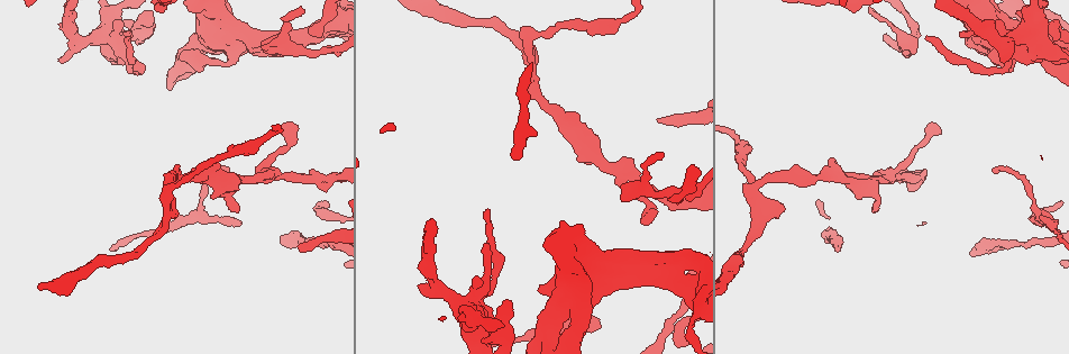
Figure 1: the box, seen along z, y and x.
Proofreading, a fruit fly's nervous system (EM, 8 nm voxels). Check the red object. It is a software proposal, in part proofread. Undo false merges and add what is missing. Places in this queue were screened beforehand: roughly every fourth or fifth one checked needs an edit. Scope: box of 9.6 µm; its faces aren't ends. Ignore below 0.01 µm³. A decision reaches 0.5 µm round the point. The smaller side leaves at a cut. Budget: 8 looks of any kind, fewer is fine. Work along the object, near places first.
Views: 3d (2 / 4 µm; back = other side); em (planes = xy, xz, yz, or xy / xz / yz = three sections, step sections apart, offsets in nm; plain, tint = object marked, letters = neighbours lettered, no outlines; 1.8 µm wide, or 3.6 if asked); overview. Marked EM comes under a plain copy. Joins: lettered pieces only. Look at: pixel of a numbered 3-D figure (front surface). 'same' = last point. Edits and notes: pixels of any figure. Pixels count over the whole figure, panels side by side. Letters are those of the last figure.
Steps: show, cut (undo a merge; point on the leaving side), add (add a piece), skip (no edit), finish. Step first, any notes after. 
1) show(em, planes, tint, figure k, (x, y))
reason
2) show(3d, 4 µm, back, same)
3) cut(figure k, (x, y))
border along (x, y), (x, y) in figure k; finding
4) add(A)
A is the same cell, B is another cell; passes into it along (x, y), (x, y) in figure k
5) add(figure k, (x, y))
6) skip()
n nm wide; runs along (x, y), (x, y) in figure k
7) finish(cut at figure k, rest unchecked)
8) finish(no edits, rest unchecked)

show(em, planes, letters, figure 1, (298, 245))
an open end

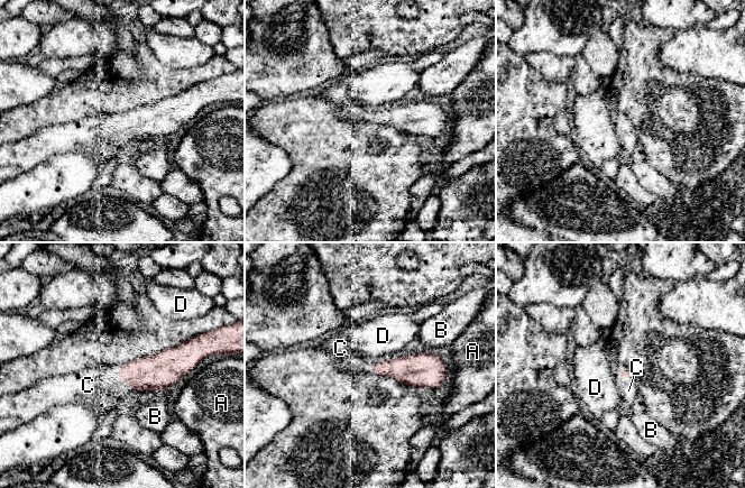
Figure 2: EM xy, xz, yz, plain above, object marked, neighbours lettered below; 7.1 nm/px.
add(C)
C is the same cell, A, B and D are other cells; the cell continues

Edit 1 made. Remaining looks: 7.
show(overview)

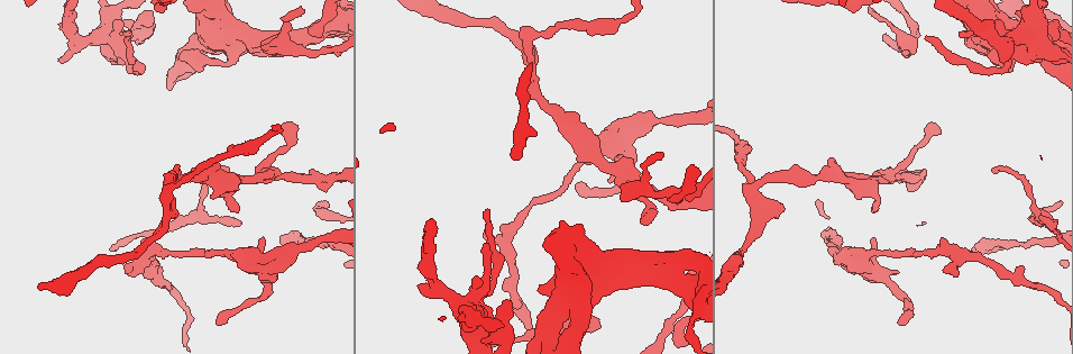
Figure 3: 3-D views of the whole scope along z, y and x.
show(em, planes, letters, figure 3, (487, 210))
thin end

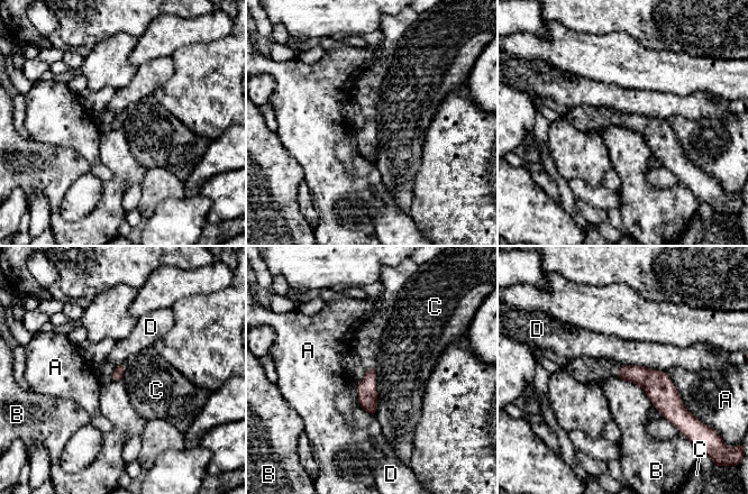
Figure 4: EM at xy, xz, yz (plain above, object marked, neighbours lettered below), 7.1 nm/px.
skip()
C touches over 360 nm; A, B, C and D are other cells; no lettered piece goes on from it

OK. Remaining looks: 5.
show(em, planes, tint, figure 3, (203, 218))
a narrow waist

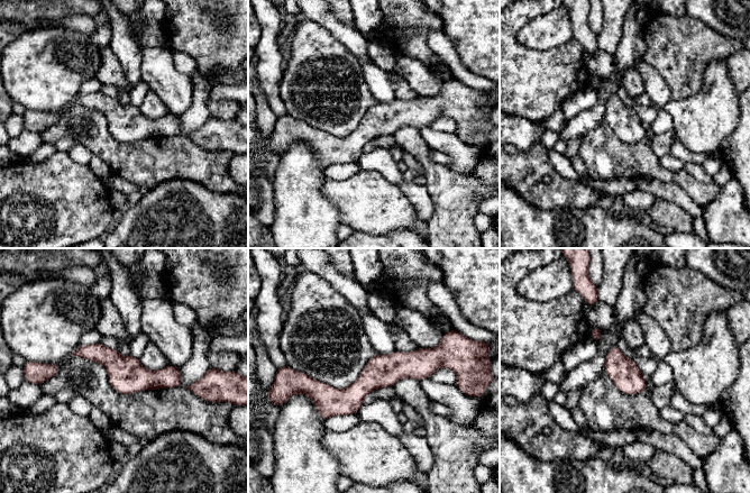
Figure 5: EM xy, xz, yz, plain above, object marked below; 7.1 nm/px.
show(em, planes, letters, same)
what lies round it

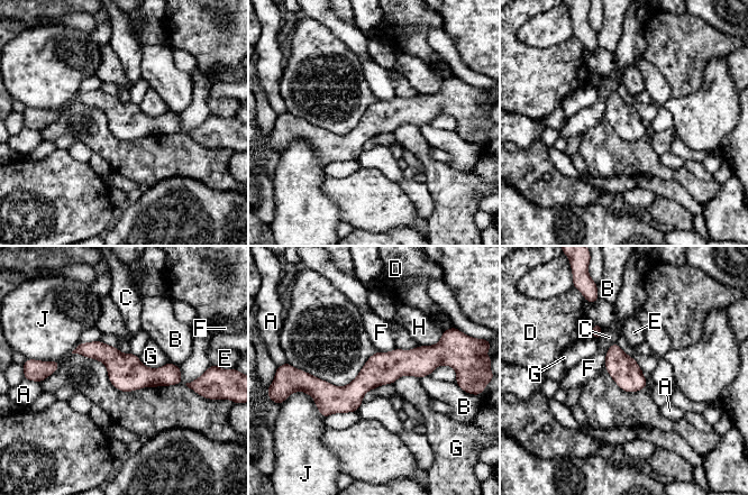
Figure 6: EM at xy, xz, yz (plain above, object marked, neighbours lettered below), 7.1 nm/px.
skip()
220 nm wide; A, B, C, D, E, F, G, H and J are other cells; runs along (440, 359), (353, 393), (307, 377) in figure 6; all the same cell

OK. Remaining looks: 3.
finish(add at figure 2, rest unchecked)

